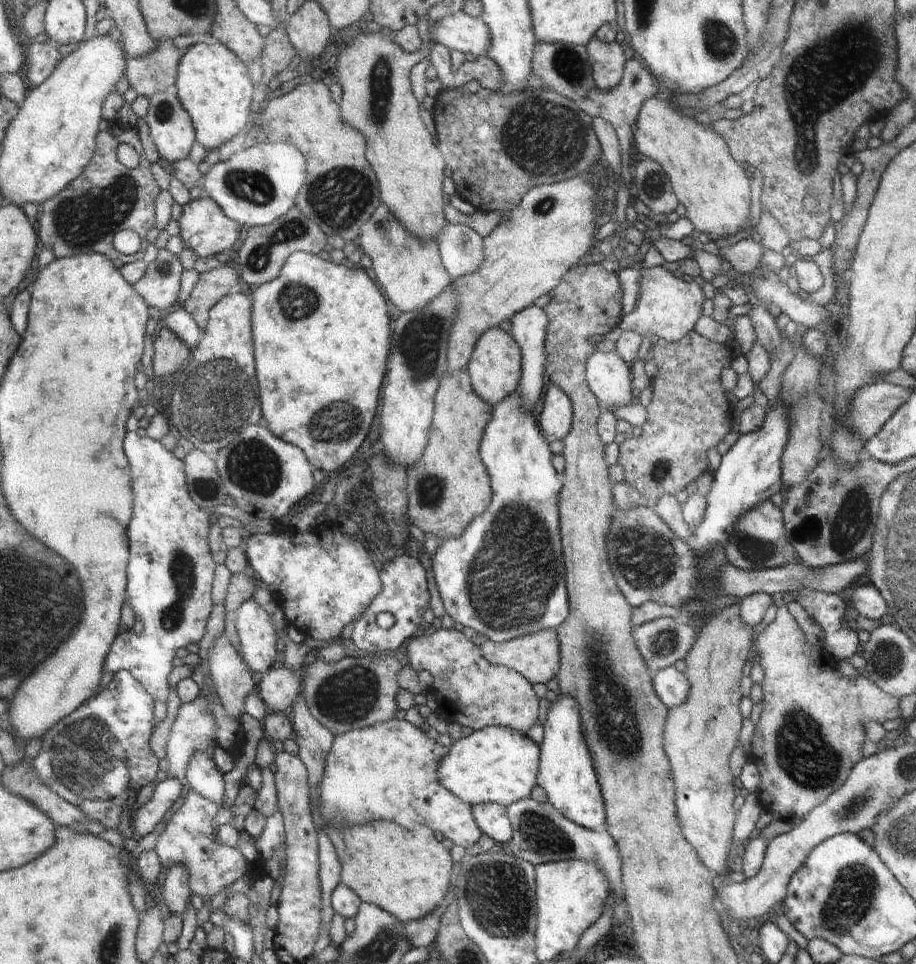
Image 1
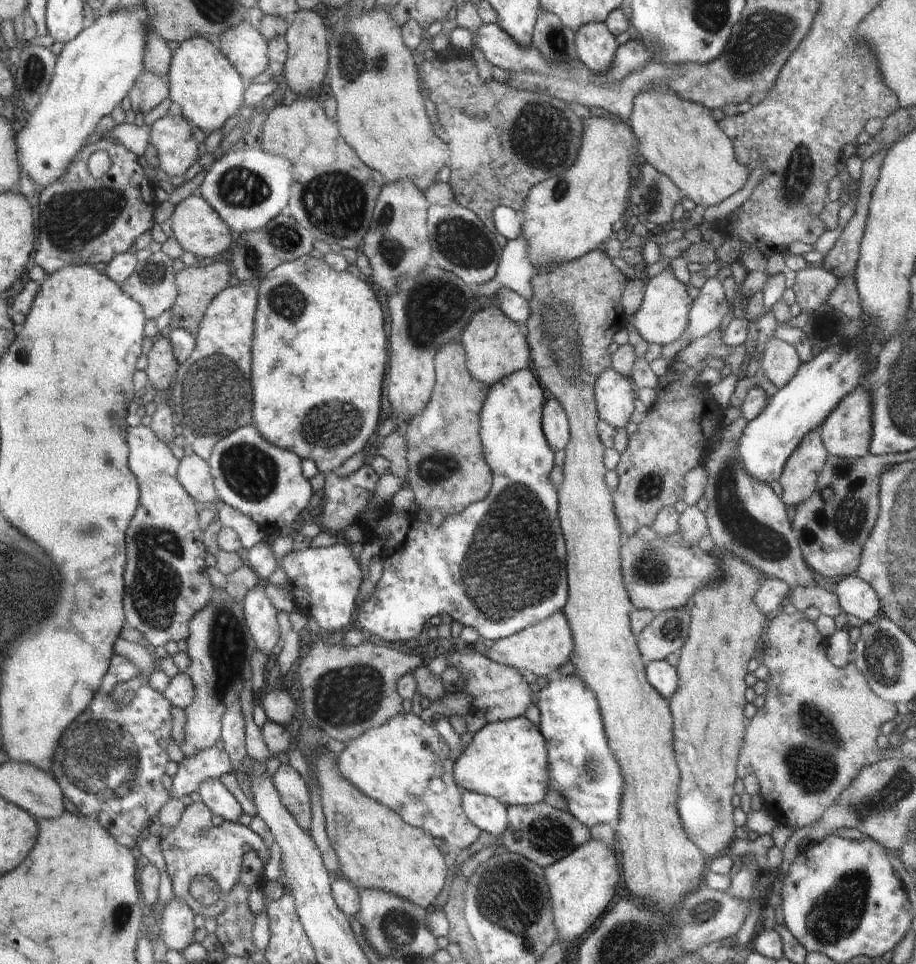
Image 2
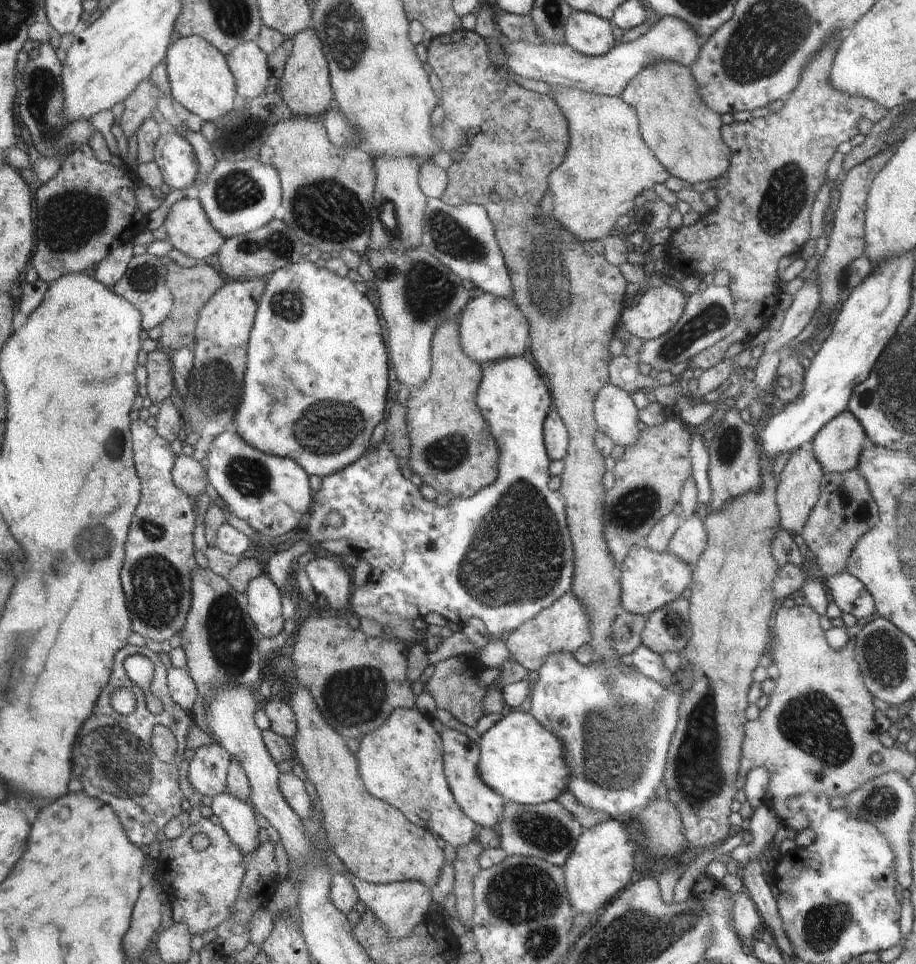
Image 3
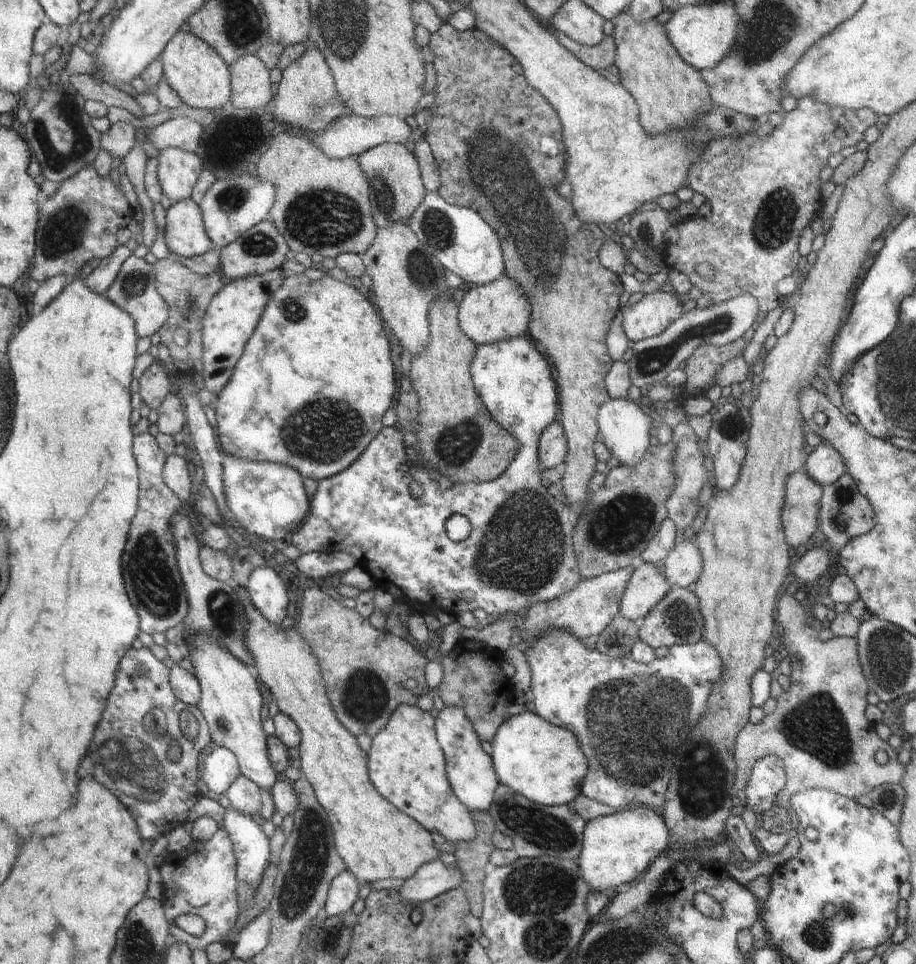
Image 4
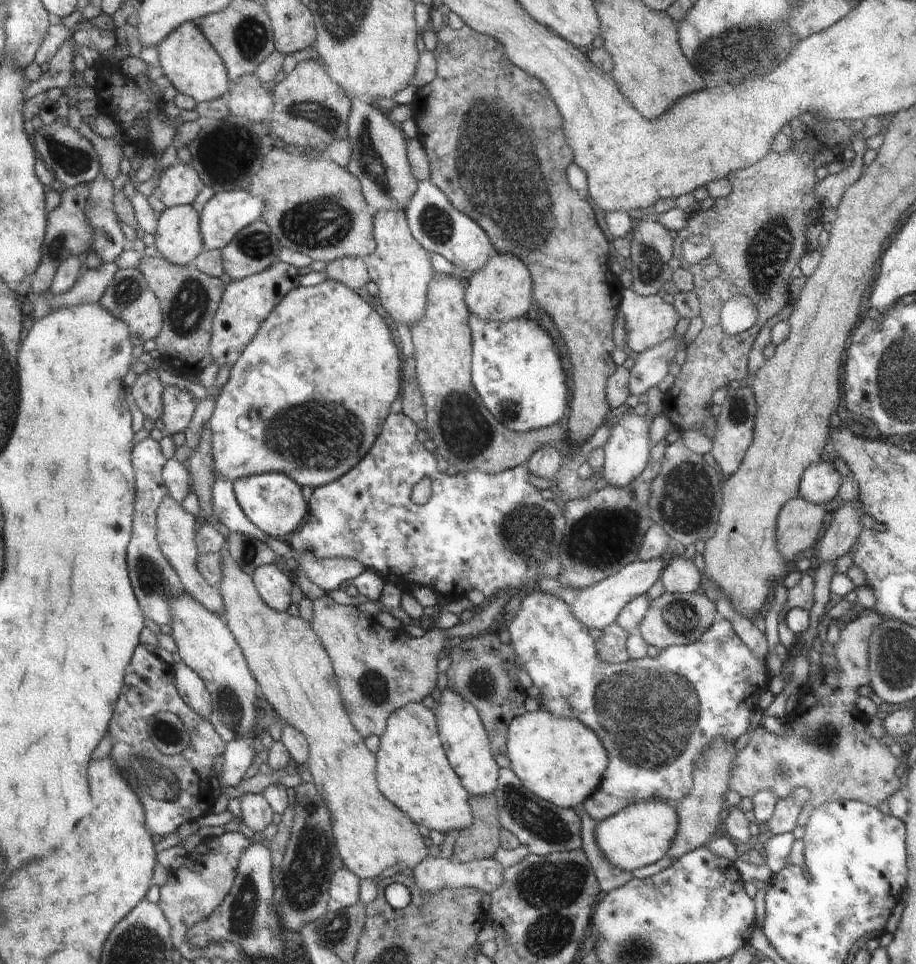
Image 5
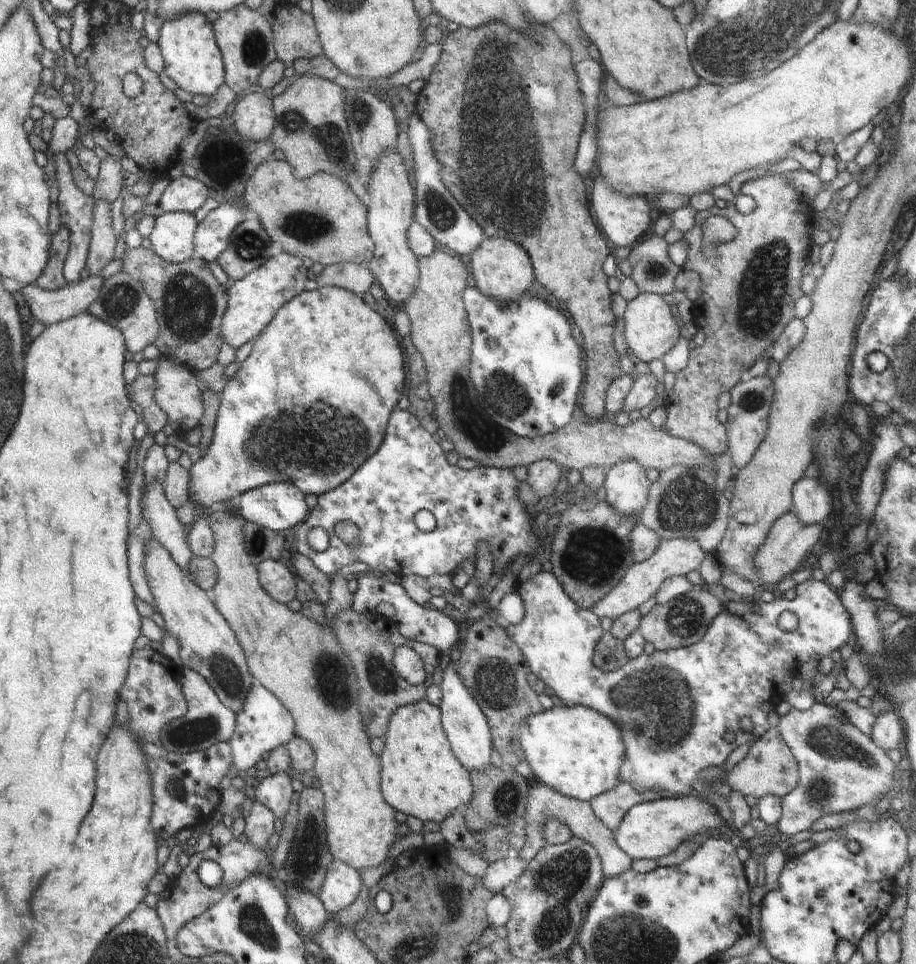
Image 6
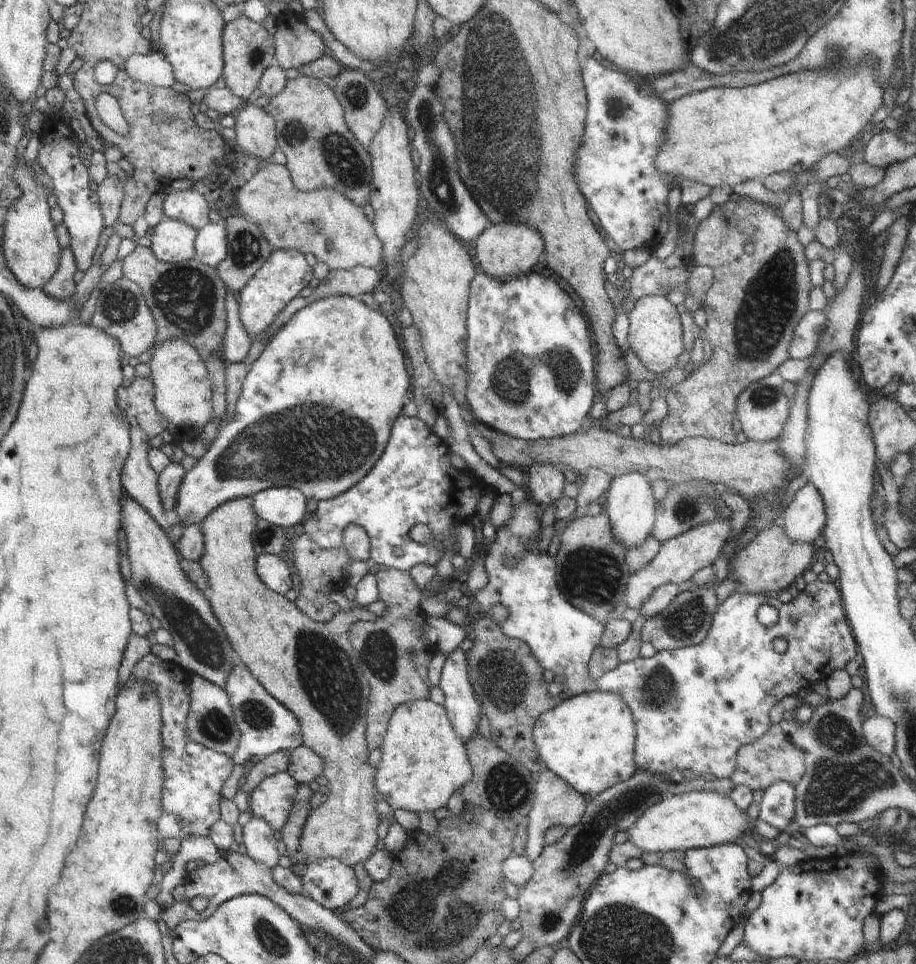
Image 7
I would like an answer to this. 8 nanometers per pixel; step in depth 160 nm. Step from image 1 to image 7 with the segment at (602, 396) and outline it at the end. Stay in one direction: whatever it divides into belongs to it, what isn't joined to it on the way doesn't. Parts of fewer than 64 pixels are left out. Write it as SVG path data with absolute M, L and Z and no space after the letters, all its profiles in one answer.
M626 473L611 480L606 506L608 519L612 523L613 537L626 551L638 549L649 538L655 523L656 501L652 497L650 480L640 473Z

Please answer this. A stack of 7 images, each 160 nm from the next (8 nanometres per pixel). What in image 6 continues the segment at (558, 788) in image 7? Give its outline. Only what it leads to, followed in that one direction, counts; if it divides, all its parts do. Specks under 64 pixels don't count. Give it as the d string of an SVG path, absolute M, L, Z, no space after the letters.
M532 781L532 787L529 790L528 804L526 807L524 821L525 826L525 843L524 846L515 853L515 855L526 862L530 862L538 851L546 846L543 837L543 825L540 821L558 820L565 825L568 825L571 833L586 842L589 842L596 850L598 850L601 858L603 869L605 870L606 878L618 876L621 872L628 870L631 867L631 856L623 851L615 841L614 835L598 820L592 810L591 804L588 801L581 801L565 794L560 794L560 791L554 790L551 786L544 783Z

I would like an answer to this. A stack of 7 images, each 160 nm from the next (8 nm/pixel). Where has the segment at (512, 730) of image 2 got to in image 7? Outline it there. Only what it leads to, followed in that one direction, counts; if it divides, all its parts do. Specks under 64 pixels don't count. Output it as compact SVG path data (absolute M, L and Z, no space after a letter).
M595 690L574 694L542 715L534 725L533 734L539 755L547 768L572 785L581 795L600 794L612 785L628 781L639 770L635 761L637 726L633 712L625 700L612 691Z

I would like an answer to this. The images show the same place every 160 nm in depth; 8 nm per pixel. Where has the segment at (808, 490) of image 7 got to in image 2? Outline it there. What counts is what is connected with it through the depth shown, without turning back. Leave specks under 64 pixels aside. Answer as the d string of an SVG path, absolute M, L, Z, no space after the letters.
M859 385L845 397L837 409L826 418L822 425L824 428L821 428L822 442L825 443L826 450L830 450L830 455L852 459L866 457L866 454L871 452L873 410L870 394L864 386Z

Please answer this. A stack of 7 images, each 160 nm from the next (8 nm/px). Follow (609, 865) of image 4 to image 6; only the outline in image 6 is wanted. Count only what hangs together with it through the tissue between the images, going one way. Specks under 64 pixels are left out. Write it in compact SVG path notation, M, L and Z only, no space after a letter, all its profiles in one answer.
M696 793L681 797L665 796L662 799L631 806L612 834L618 846L632 859L656 860L673 853L689 839L706 835L711 830L726 824L720 812L718 813L719 815L707 798L699 798Z

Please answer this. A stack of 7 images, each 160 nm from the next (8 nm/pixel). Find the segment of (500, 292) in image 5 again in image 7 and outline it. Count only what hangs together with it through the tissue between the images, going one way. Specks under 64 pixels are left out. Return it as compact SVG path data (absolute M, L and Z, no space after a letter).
M496 223L476 238L472 248L482 272L497 279L515 279L520 272L532 272L532 268L540 262L544 256L544 239L541 232L530 223Z

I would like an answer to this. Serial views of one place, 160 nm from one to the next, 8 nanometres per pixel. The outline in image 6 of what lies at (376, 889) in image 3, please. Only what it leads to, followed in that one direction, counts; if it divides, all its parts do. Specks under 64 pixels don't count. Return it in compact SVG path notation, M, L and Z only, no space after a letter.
M515 854L505 859L489 863L486 875L482 877L483 883L493 894L501 893L502 889L525 873L527 869L525 860L519 859Z

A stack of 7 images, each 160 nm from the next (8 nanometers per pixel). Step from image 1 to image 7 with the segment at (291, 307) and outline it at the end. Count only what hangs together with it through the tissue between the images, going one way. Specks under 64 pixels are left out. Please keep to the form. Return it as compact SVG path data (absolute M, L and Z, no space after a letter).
M332 295L302 308L278 329L260 357L253 362L243 382L232 421L221 429L214 444L194 463L193 468L185 471L175 506L179 522L183 526L201 525L205 518L216 510L217 506L226 501L252 496L269 488L292 487L301 490L306 498L314 498L318 501L340 497L342 493L348 492L353 486L362 482L382 456L384 446L387 445L391 435L392 425L404 408L404 396L408 394L408 384L412 382L404 368L404 354L396 342L396 336L384 312L380 314L378 310L366 306L364 301L354 300L354 297L350 295Z

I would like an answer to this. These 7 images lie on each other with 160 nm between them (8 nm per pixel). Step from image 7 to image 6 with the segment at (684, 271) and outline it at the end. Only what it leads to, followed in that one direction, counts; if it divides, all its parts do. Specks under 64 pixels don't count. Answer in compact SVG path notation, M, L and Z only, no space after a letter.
M652 232L630 249L628 262L632 265L631 278L640 293L670 294L675 290L675 278L682 270L669 257L664 237Z

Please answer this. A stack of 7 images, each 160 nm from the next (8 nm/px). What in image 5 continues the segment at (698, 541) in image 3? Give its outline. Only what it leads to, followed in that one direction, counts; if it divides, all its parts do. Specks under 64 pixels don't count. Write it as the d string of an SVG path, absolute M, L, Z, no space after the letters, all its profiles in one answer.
M685 557L676 558L662 574L666 593L693 593L701 590L701 574L694 562Z

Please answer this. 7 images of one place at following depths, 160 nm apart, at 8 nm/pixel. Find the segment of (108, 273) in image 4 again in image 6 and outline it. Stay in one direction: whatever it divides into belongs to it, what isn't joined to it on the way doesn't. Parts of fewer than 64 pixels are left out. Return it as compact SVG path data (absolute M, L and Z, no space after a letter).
M91 275L74 286L58 290L45 289L38 284L25 285L21 293L29 303L34 318L49 327L89 311L101 297L104 285L102 276Z

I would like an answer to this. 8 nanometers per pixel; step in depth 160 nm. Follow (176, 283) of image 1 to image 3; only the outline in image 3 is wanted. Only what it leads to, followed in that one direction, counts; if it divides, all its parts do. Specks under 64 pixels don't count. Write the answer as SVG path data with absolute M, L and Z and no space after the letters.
M150 254L133 256L128 266L128 275L121 279L111 290L132 303L138 311L142 312L142 328L150 330L155 326L161 326L162 322L173 313L173 294L168 288L166 278L168 277L168 267L156 257Z

